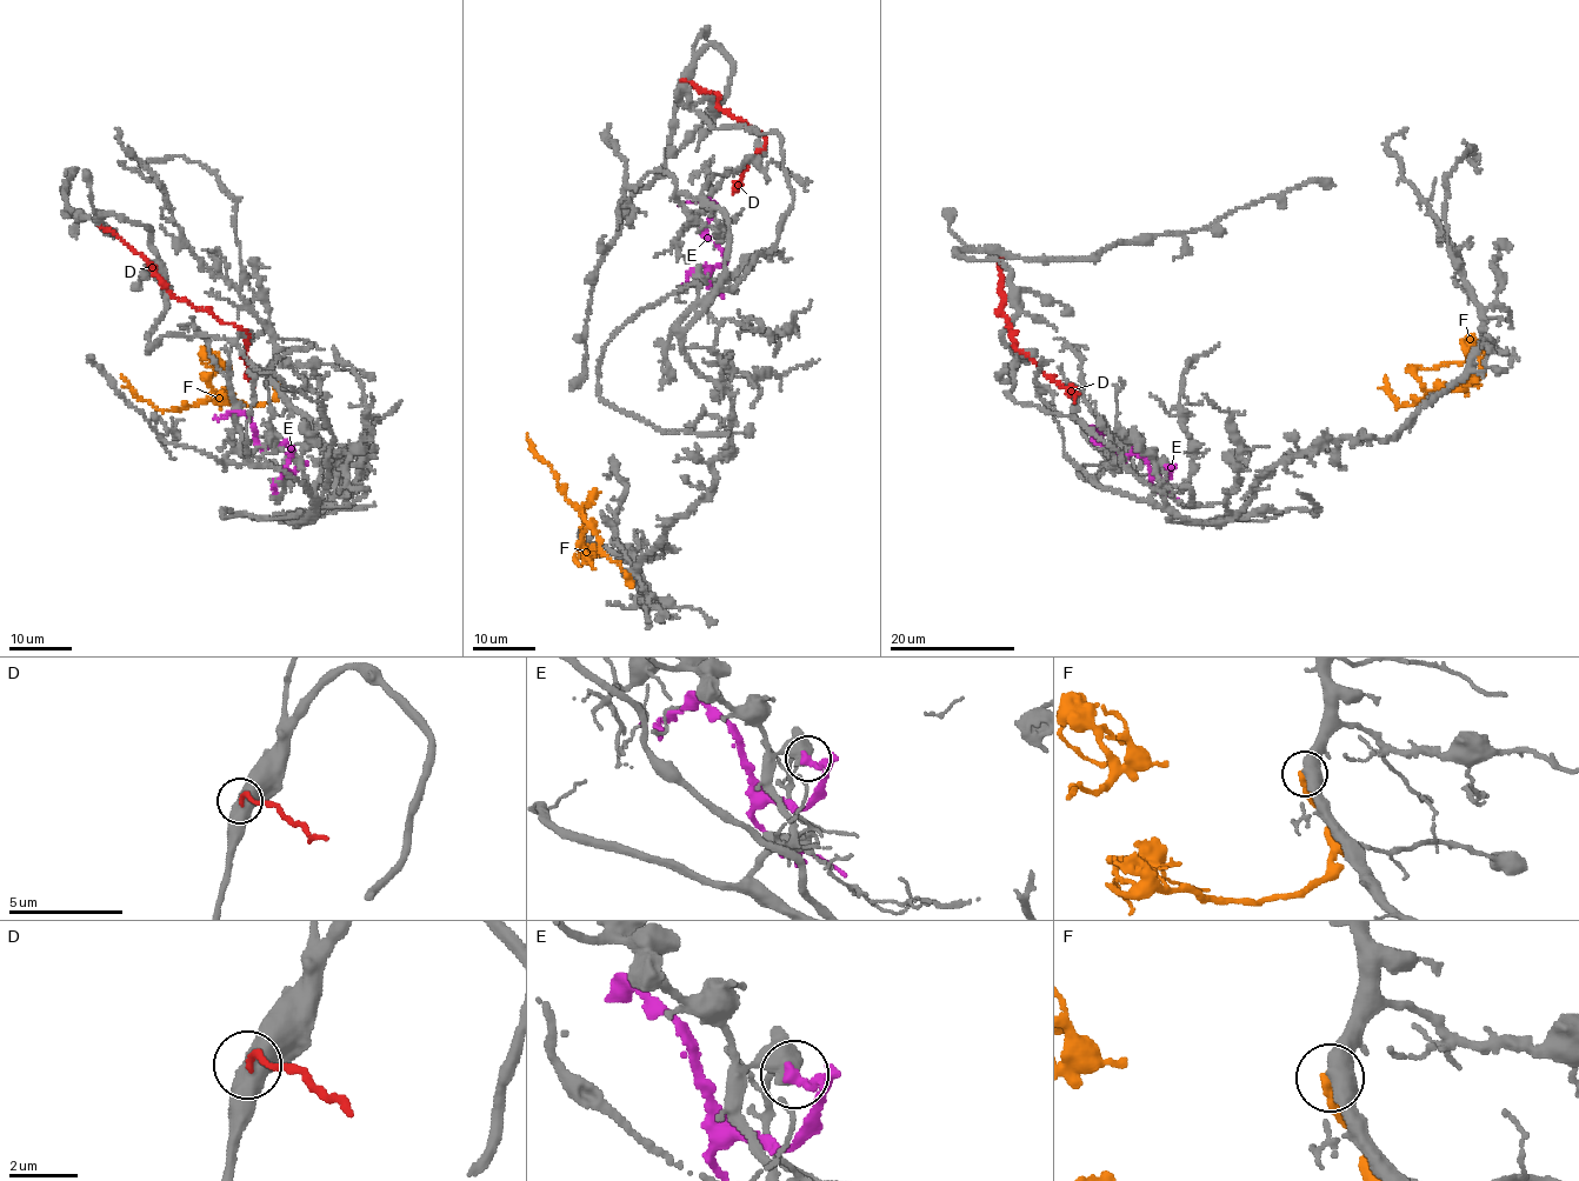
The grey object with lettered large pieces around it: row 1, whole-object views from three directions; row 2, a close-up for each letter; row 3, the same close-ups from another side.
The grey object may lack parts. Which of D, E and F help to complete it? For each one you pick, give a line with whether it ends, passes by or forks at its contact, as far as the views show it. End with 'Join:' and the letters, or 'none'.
Join: none

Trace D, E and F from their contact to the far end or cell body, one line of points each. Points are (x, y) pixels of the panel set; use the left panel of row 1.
D: (98, 224), (144, 259), (178, 299), (207, 309), (222, 322), (234, 324), (248, 335), (246, 354), (253, 386)
E: (299, 461), (286, 473), (290, 445), (257, 444), (251, 419), (241, 413), (212, 418)
F: (268, 369), (275, 396), (242, 405), (210, 401), (213, 389), (202, 377), (215, 371), (202, 355), (215, 367)

